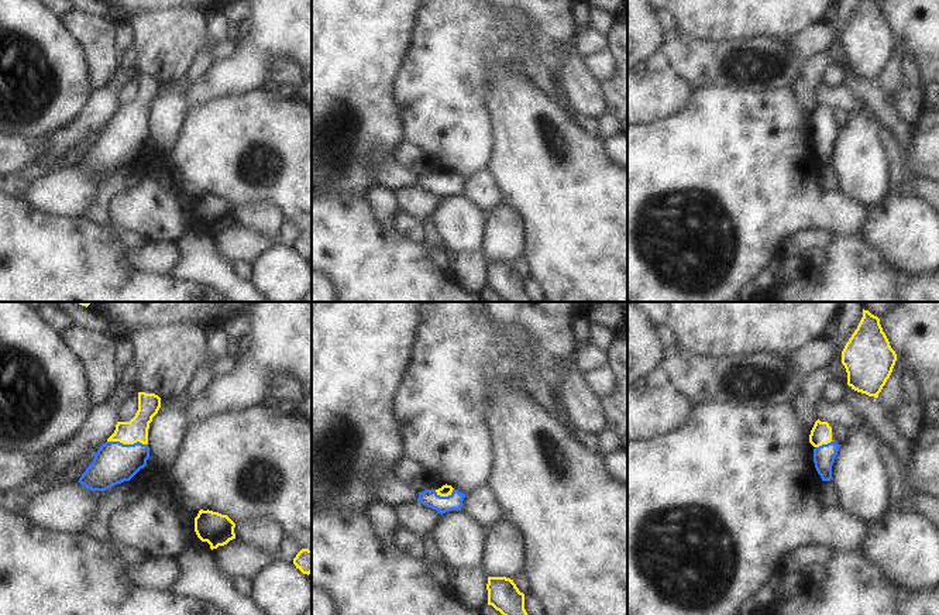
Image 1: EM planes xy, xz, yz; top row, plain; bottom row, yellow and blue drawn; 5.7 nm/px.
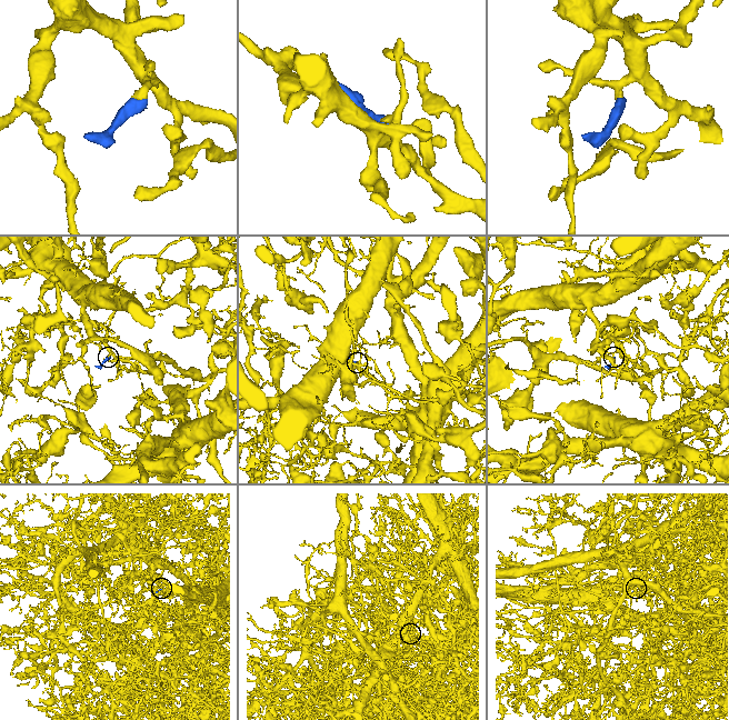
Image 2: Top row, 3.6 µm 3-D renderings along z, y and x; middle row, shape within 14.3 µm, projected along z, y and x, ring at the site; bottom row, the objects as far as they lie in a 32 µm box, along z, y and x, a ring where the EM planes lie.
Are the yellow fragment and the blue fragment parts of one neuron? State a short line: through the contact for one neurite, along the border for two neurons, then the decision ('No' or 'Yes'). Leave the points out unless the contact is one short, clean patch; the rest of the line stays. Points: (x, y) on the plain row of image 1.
Line: xy (134, 114), (127, 127), (126, 136), (114, 147). Yes

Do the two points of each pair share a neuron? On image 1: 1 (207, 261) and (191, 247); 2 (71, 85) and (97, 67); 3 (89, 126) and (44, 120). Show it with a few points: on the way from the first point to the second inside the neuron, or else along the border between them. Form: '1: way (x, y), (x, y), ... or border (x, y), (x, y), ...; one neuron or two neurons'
1: way (203, 260), (195, 251); one neuron
2: border (78, 43), (83, 52), (92, 89); two neurons
3: border (89, 98), (71, 122), (45, 137); two neurons

